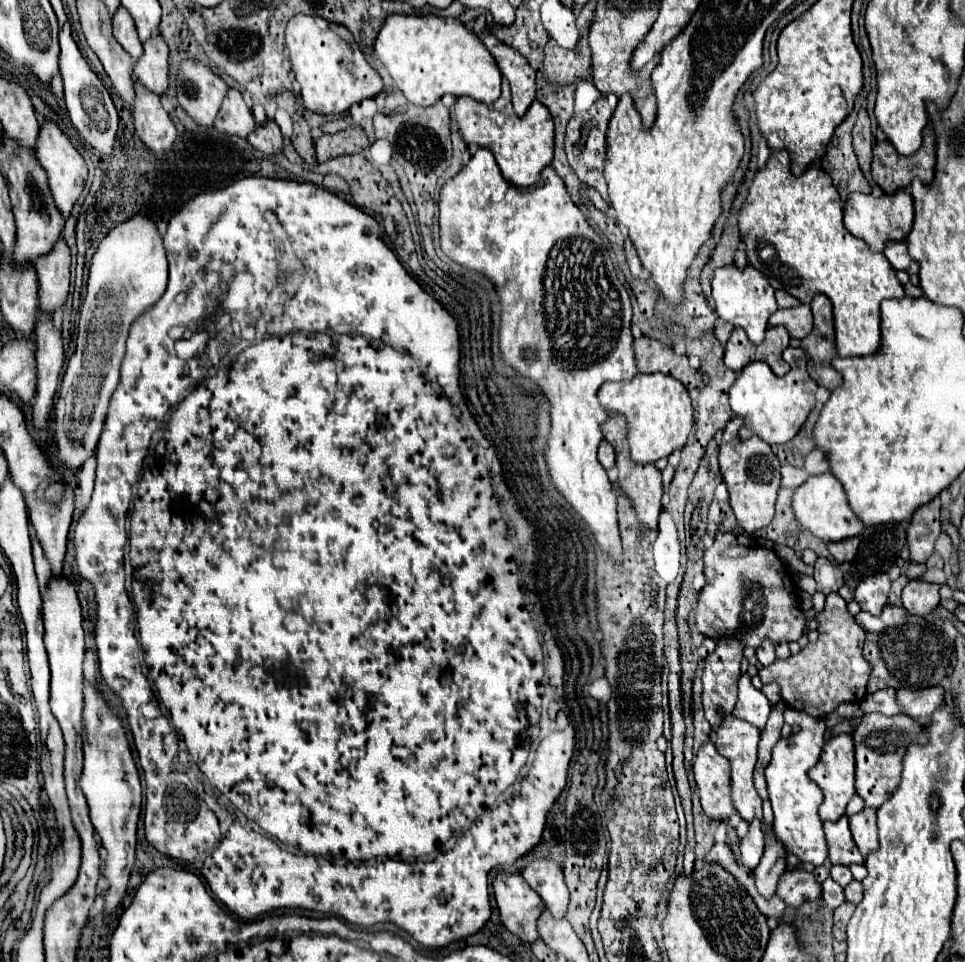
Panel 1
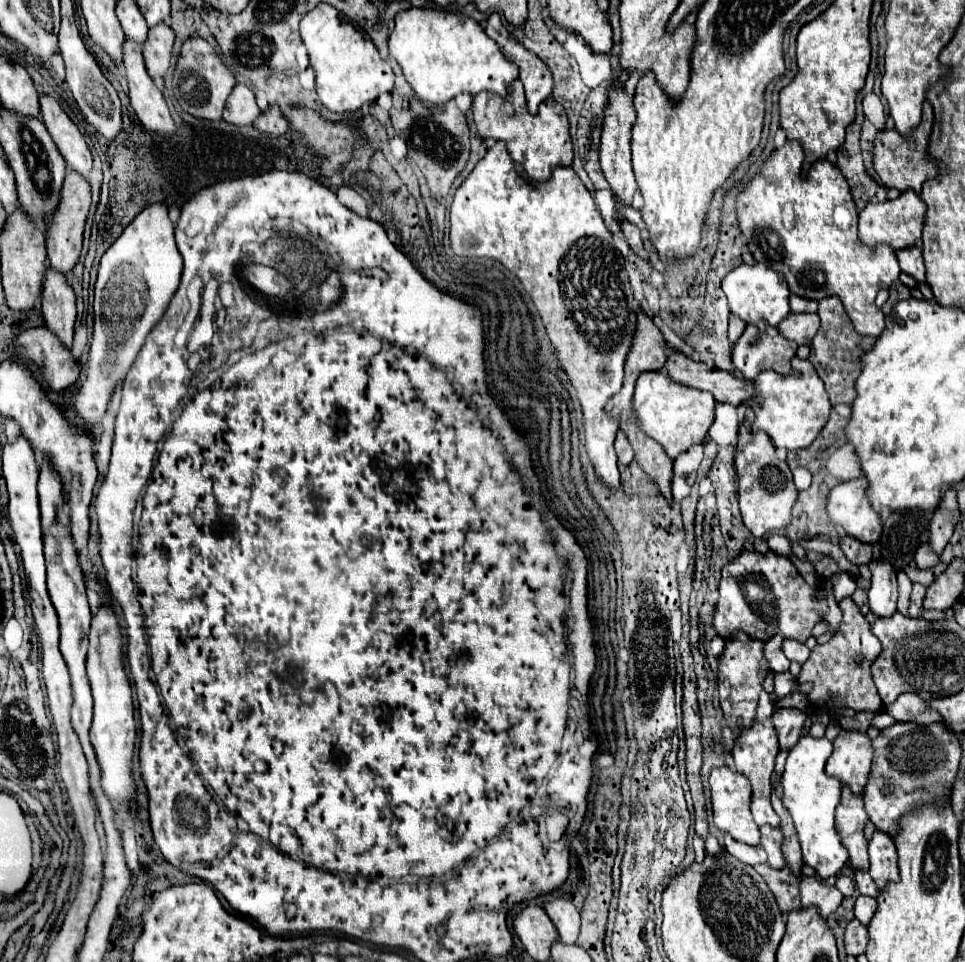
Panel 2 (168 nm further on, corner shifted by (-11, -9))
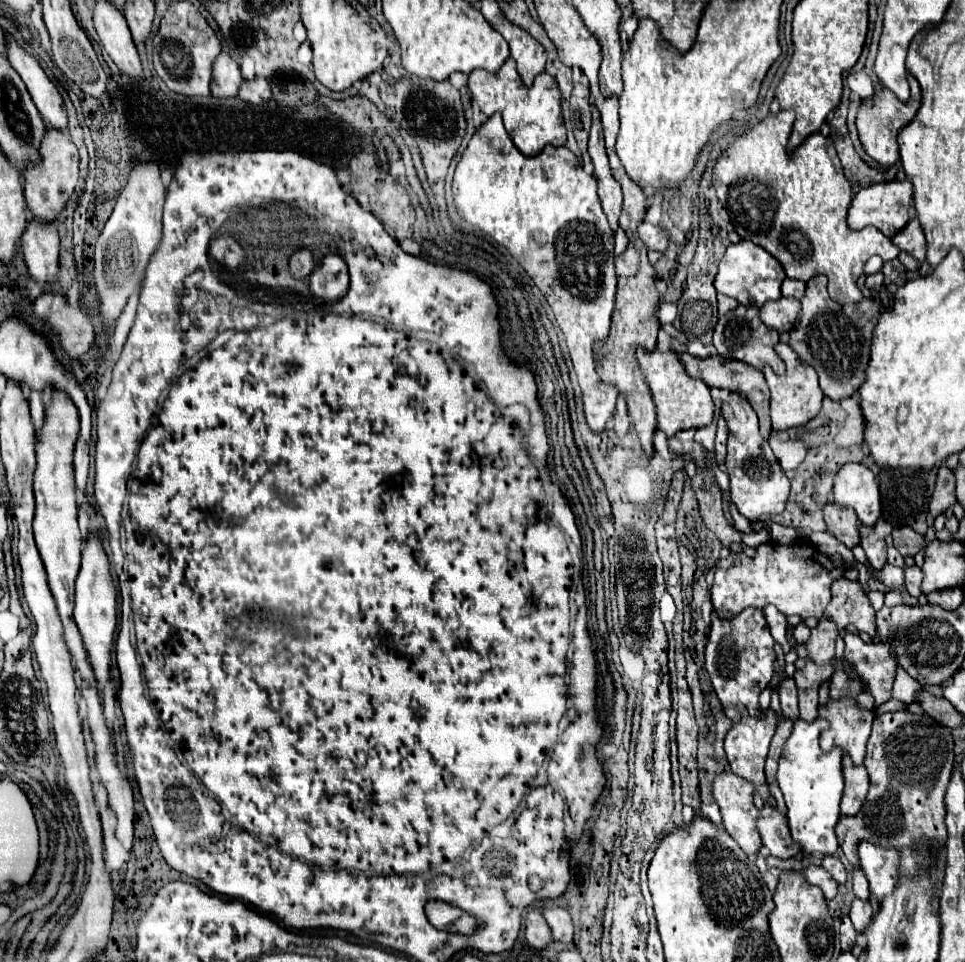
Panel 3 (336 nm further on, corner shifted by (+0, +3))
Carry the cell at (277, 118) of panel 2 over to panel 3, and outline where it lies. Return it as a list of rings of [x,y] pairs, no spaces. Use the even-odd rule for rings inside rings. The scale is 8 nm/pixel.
[[[255,77],[251,81],[243,79],[239,93],[241,93],[239,97],[251,105],[261,105],[261,103],[267,103],[271,99],[271,87],[269,87],[265,77]]]

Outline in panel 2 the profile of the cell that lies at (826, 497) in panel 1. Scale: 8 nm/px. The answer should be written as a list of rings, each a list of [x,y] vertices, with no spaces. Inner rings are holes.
[[[852,479],[836,485],[828,493],[828,517],[840,535],[854,537],[864,543],[878,541],[882,533],[880,517],[866,501],[866,481]]]

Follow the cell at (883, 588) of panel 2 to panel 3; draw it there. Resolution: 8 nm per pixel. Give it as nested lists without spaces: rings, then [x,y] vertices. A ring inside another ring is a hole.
[[[861,525],[859,527],[859,533],[861,533],[861,547],[865,549],[867,553],[867,559],[871,563],[873,569],[883,569],[885,561],[887,561],[887,547],[885,547],[885,541],[879,539],[875,535],[875,531],[867,525]]]

